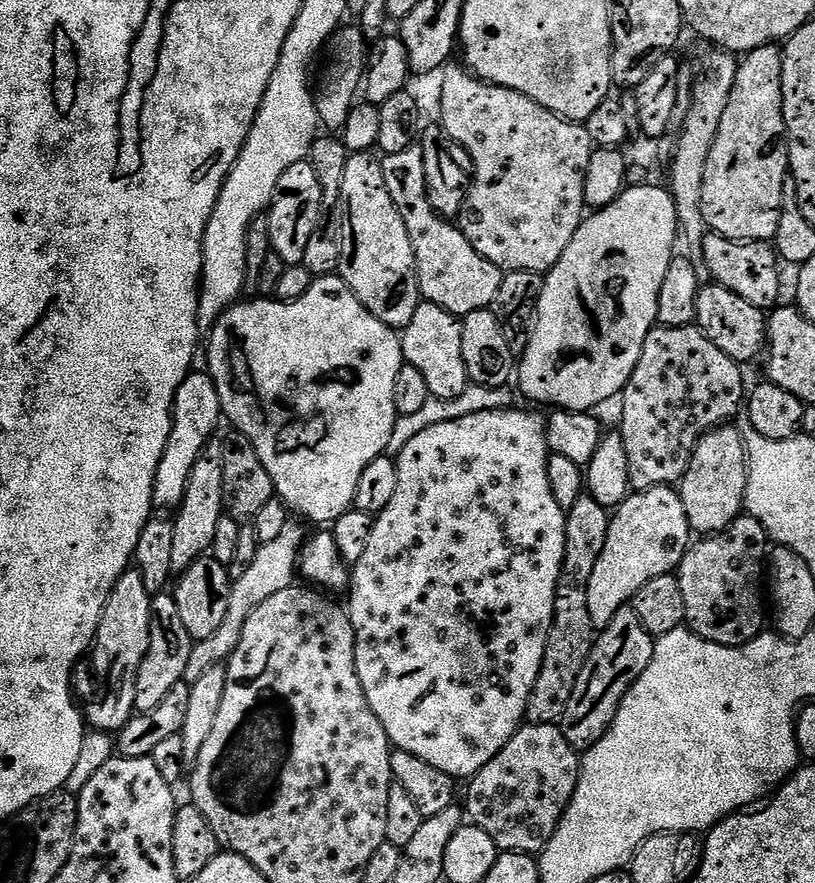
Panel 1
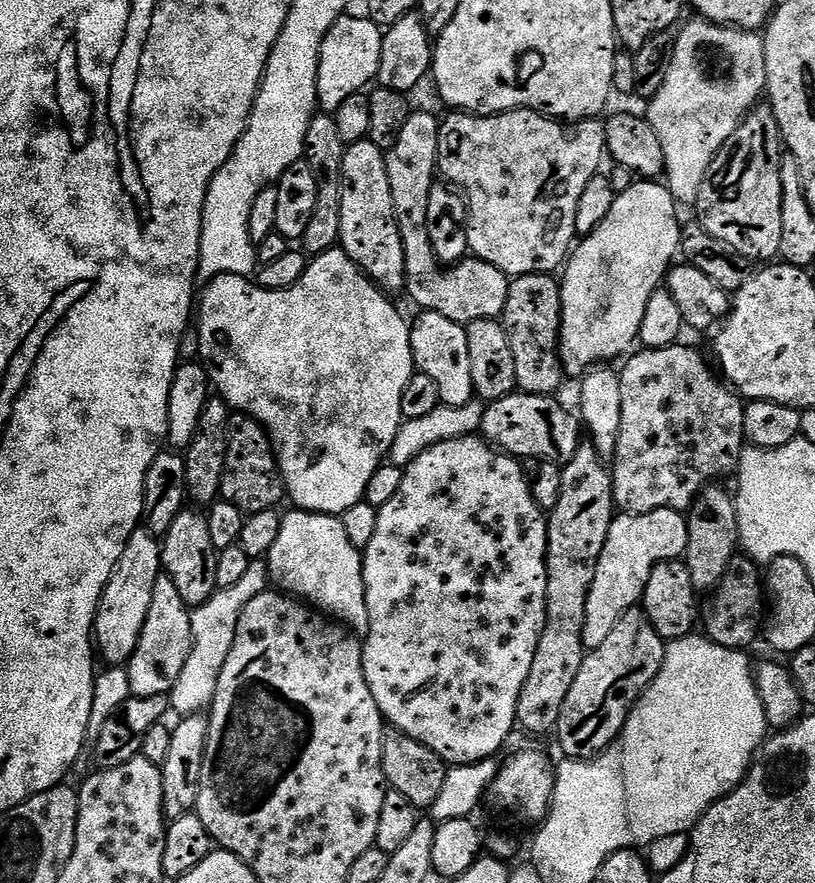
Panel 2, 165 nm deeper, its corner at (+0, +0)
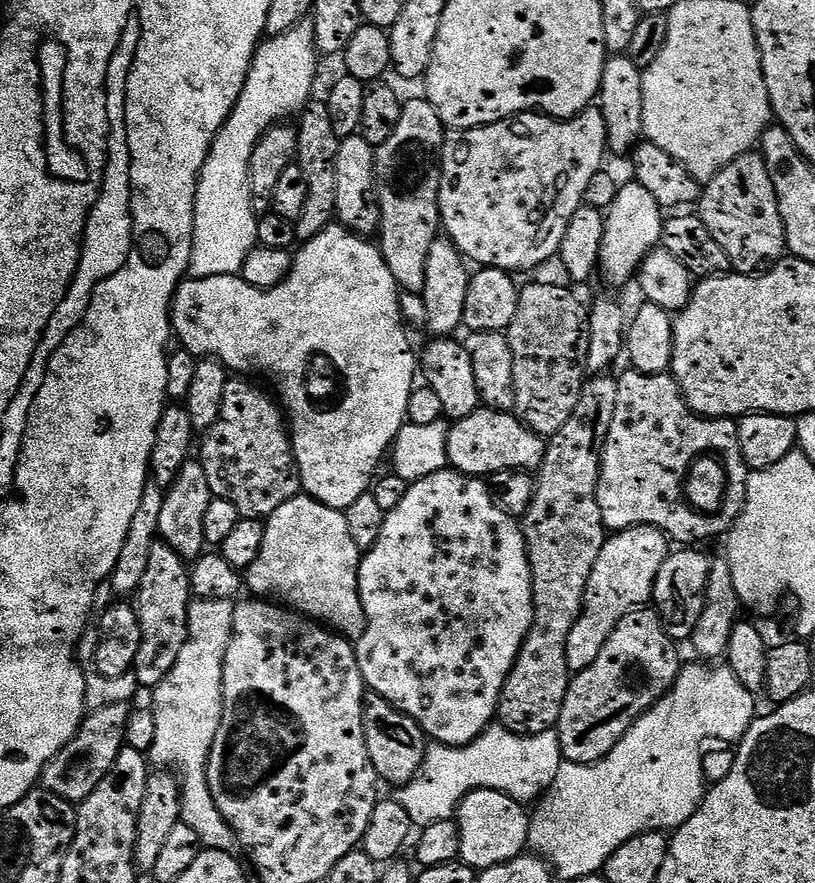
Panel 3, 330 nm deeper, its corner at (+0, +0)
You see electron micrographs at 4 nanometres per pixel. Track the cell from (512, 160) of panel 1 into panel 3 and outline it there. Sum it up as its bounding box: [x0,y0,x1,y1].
[440,106,608,274]

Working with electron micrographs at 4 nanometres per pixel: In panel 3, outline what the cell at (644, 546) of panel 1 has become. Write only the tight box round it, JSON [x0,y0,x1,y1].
[566,526,670,673]

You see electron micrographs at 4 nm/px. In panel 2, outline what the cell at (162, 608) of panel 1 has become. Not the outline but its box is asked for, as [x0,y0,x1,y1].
[126,574,192,698]

